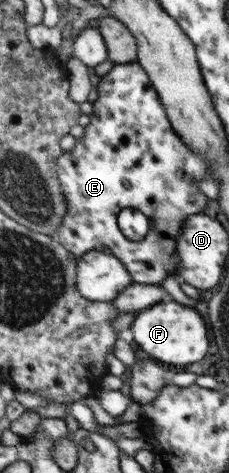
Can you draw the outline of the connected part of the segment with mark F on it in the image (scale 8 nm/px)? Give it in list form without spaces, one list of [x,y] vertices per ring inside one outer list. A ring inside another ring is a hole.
[[[167,299],[148,309],[137,311],[131,325],[133,340],[140,350],[158,363],[194,364],[200,362],[208,352],[208,328],[202,316],[190,308],[184,308],[174,300]]]

